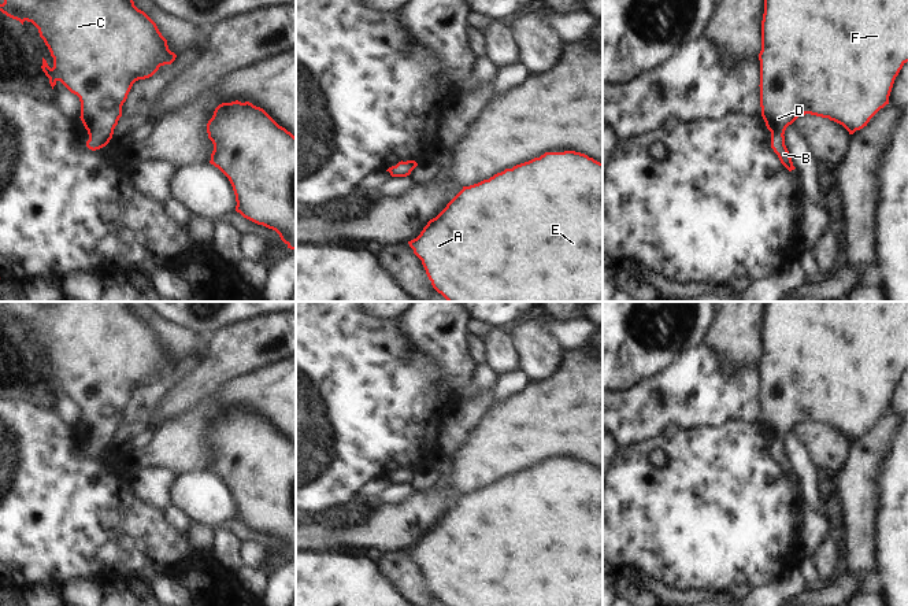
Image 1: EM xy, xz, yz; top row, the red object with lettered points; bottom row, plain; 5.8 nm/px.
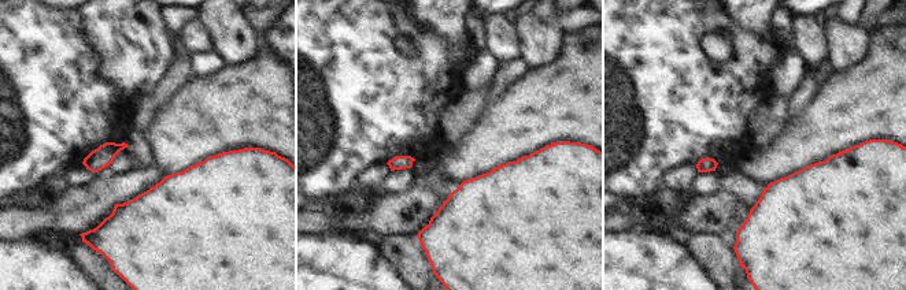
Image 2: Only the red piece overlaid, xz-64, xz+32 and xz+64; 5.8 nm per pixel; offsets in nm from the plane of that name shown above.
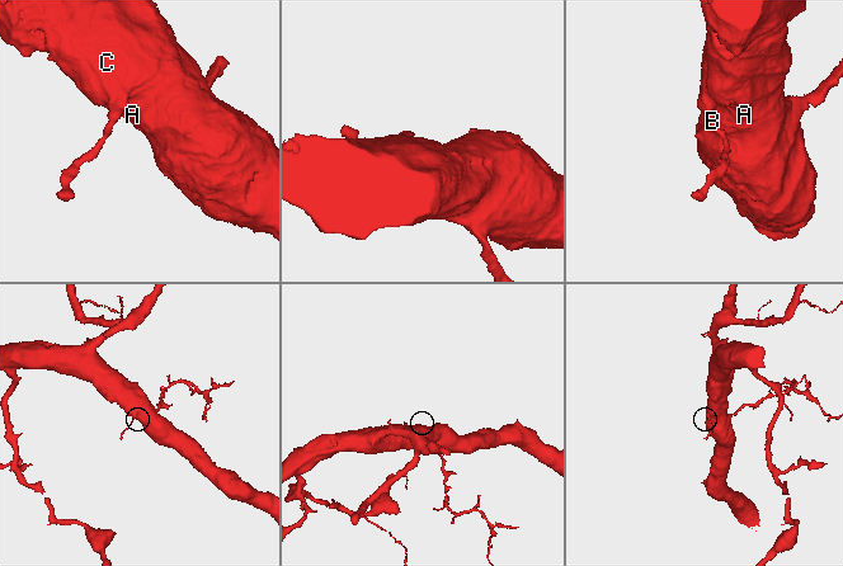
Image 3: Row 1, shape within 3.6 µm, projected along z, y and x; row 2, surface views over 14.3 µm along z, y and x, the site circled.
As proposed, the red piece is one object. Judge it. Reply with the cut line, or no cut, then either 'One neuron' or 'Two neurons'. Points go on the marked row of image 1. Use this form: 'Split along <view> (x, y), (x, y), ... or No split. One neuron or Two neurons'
No split. One neuron

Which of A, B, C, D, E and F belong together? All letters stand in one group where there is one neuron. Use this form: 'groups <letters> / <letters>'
groups A B C D E F

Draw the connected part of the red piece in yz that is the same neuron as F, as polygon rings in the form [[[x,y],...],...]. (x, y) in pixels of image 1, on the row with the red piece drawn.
[[[764,0],[764,14],[761,21],[761,51],[760,60],[760,107],[767,129],[771,132],[771,148],[778,155],[781,163],[789,170],[794,170],[790,154],[785,145],[785,130],[800,115],[811,114],[829,118],[842,125],[849,134],[867,126],[870,119],[886,104],[903,66],[908,62],[908,0]]]

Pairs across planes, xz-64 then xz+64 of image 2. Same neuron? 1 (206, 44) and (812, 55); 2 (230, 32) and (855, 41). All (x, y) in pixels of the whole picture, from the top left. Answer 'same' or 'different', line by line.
1: same
2: same

